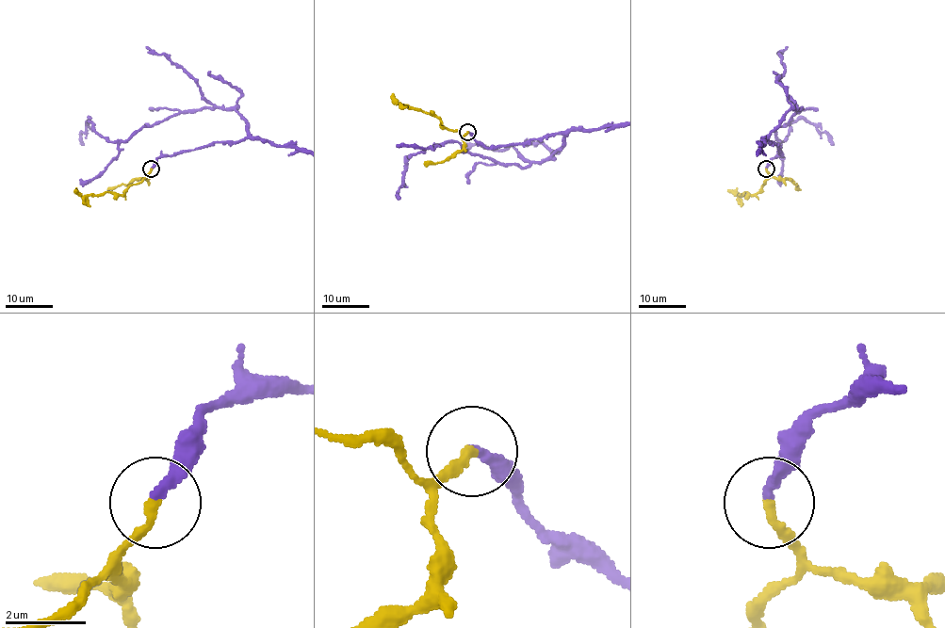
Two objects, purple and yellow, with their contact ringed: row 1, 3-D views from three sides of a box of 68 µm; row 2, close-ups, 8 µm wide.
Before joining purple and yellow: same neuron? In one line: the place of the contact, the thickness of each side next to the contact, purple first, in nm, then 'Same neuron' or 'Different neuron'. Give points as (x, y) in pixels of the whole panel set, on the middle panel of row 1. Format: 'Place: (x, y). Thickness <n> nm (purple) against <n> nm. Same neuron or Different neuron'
Place: (467, 132). Thickness 280 nm (purple) against 240 nm. Same neuron

